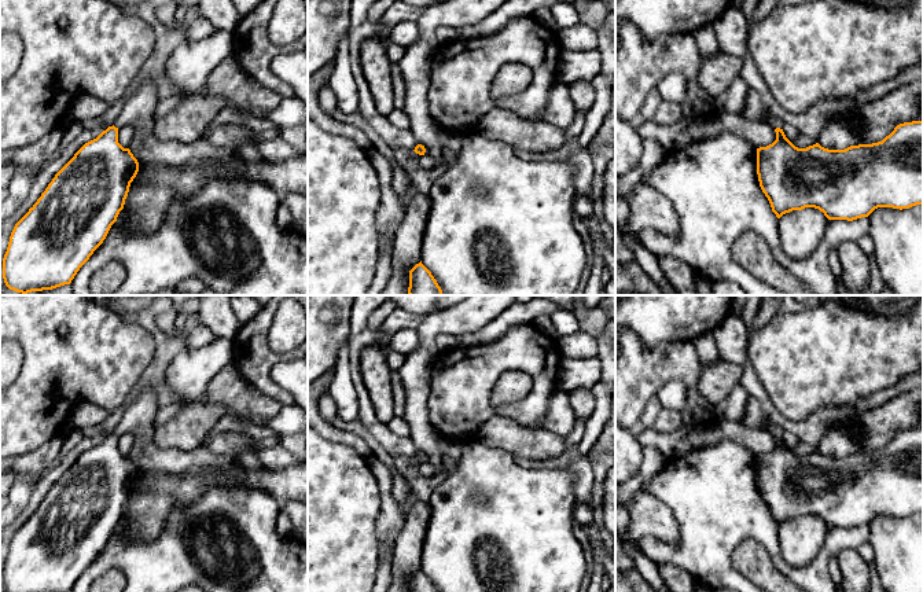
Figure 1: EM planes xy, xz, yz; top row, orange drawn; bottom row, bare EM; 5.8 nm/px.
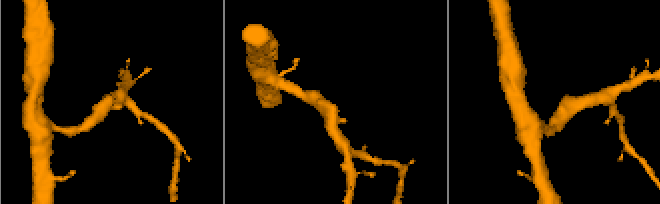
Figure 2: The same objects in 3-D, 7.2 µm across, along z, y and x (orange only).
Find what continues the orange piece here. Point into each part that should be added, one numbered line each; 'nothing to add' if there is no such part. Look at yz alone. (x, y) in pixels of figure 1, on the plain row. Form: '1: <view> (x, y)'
1: yz (776, 430)

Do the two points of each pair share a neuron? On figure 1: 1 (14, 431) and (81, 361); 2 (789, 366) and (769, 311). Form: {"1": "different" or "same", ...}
{"1": "same", "2": "different"}

